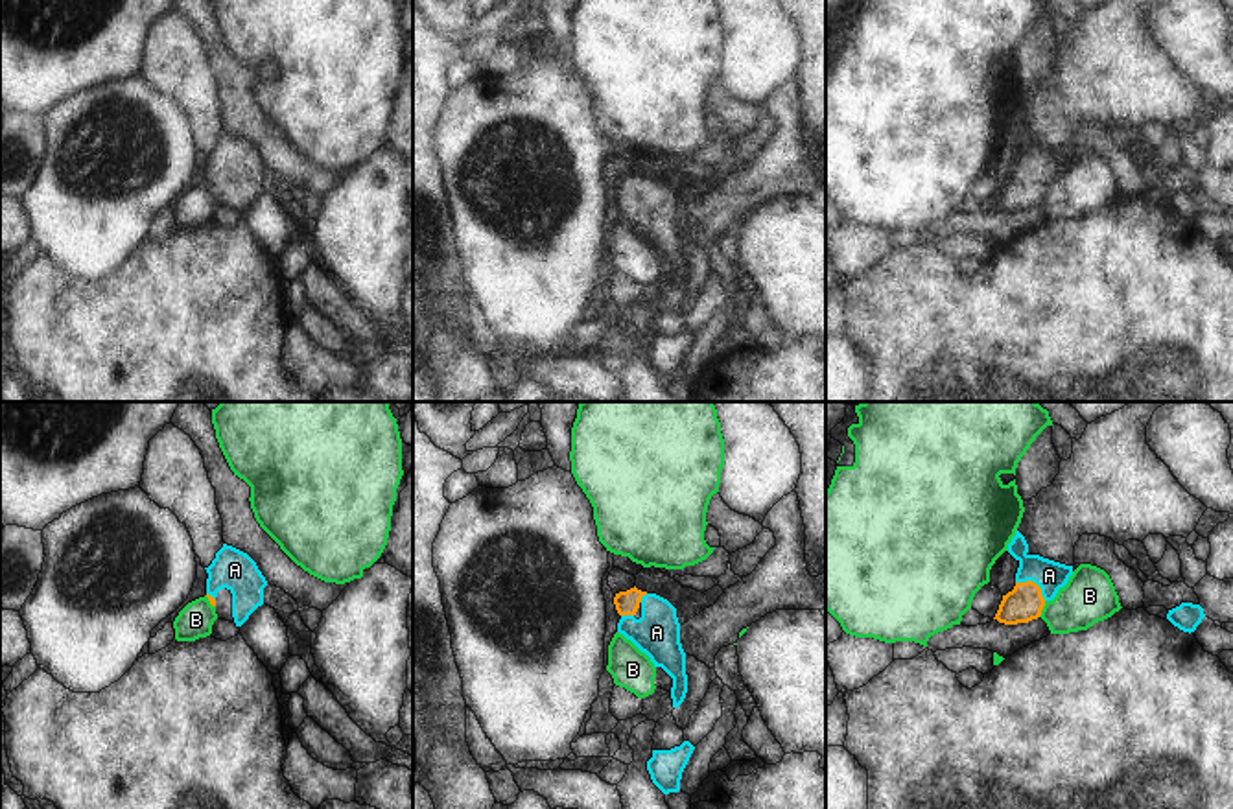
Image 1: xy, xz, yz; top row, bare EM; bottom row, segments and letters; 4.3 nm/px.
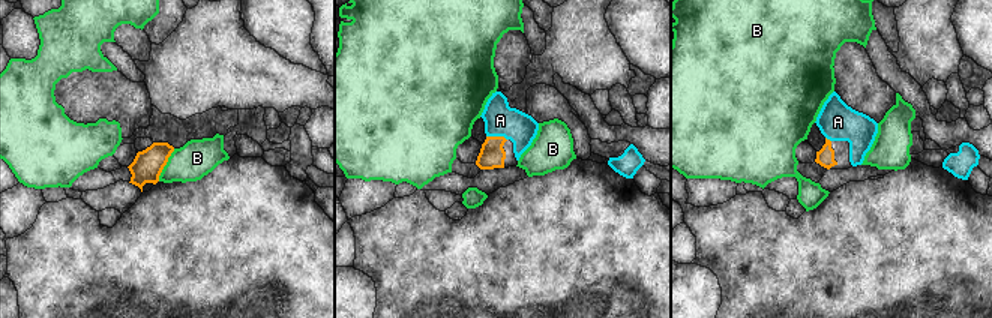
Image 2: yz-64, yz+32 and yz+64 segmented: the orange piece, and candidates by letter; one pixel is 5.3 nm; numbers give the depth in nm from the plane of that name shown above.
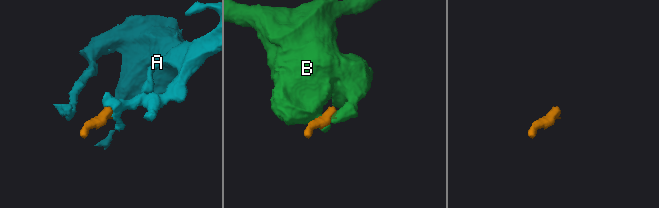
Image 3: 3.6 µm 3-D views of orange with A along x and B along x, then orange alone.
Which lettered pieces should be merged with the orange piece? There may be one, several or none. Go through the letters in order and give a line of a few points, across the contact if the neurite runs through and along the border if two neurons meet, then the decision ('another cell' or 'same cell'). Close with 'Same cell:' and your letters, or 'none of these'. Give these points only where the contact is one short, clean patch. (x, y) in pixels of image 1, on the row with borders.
A: yz (1023, 603), (1034, 583), (1049, 575) | same cell
B: yz (1045, 601), (1038, 616) | another cell
Same cell: A

